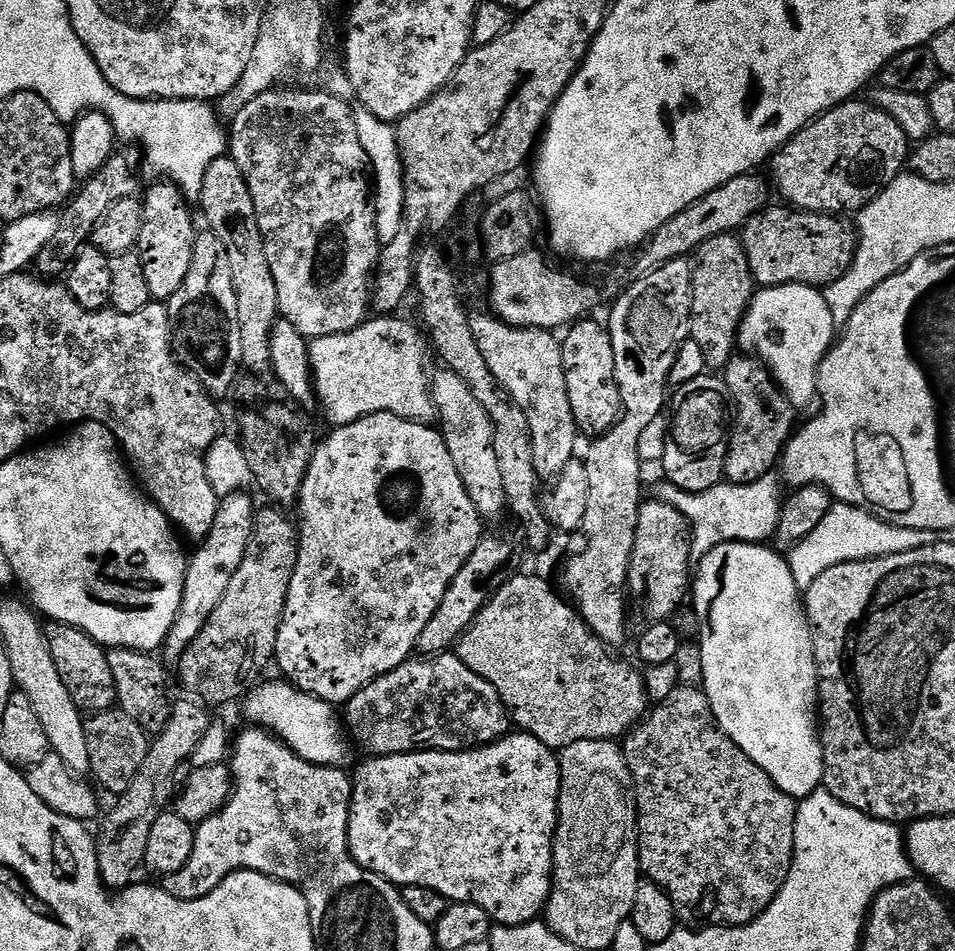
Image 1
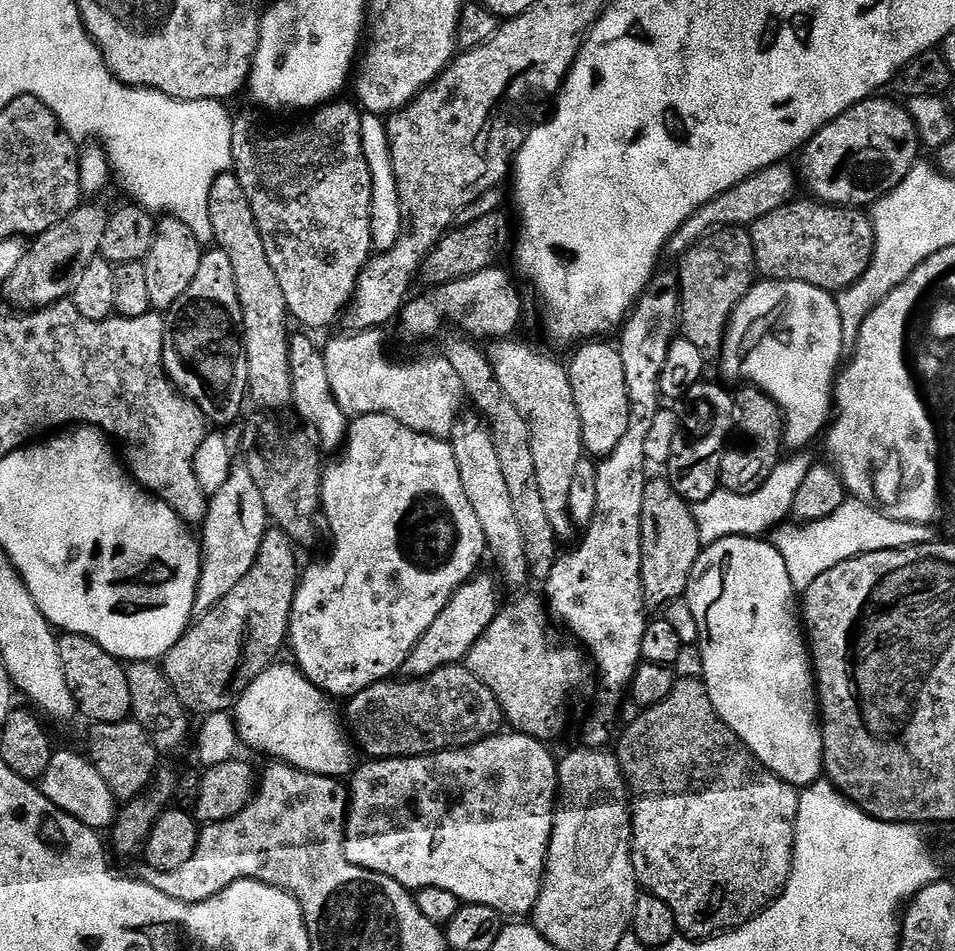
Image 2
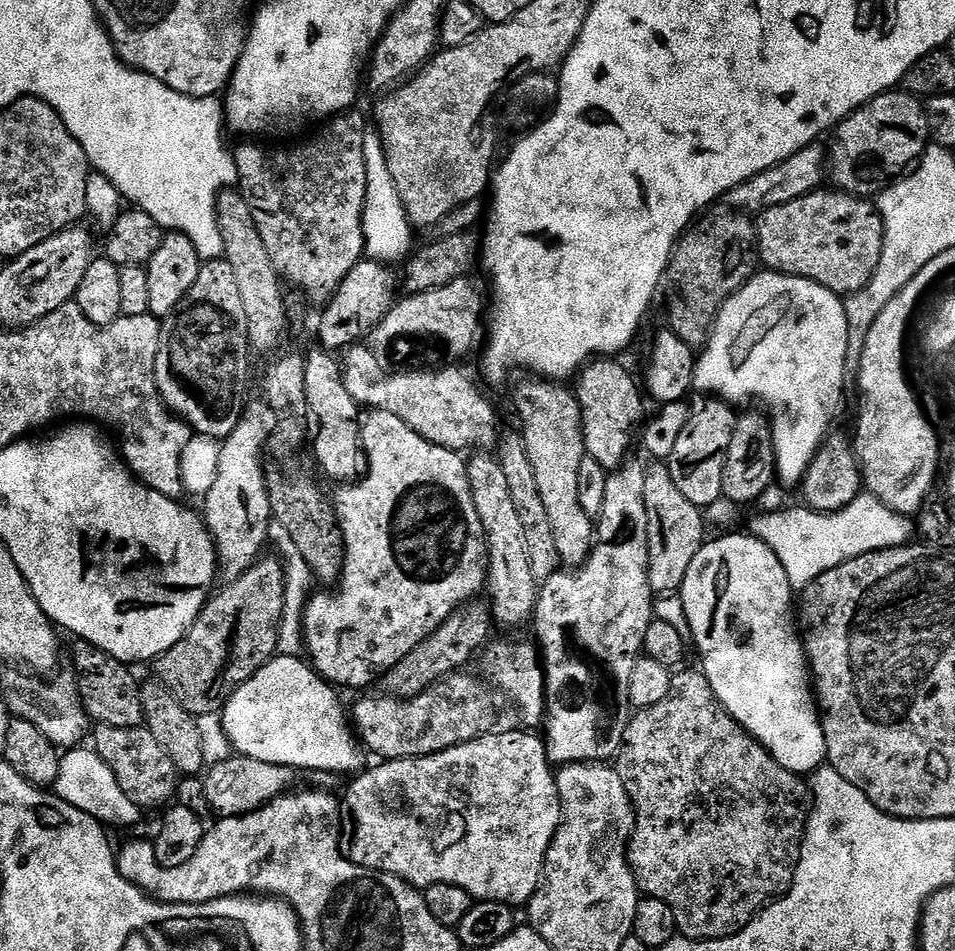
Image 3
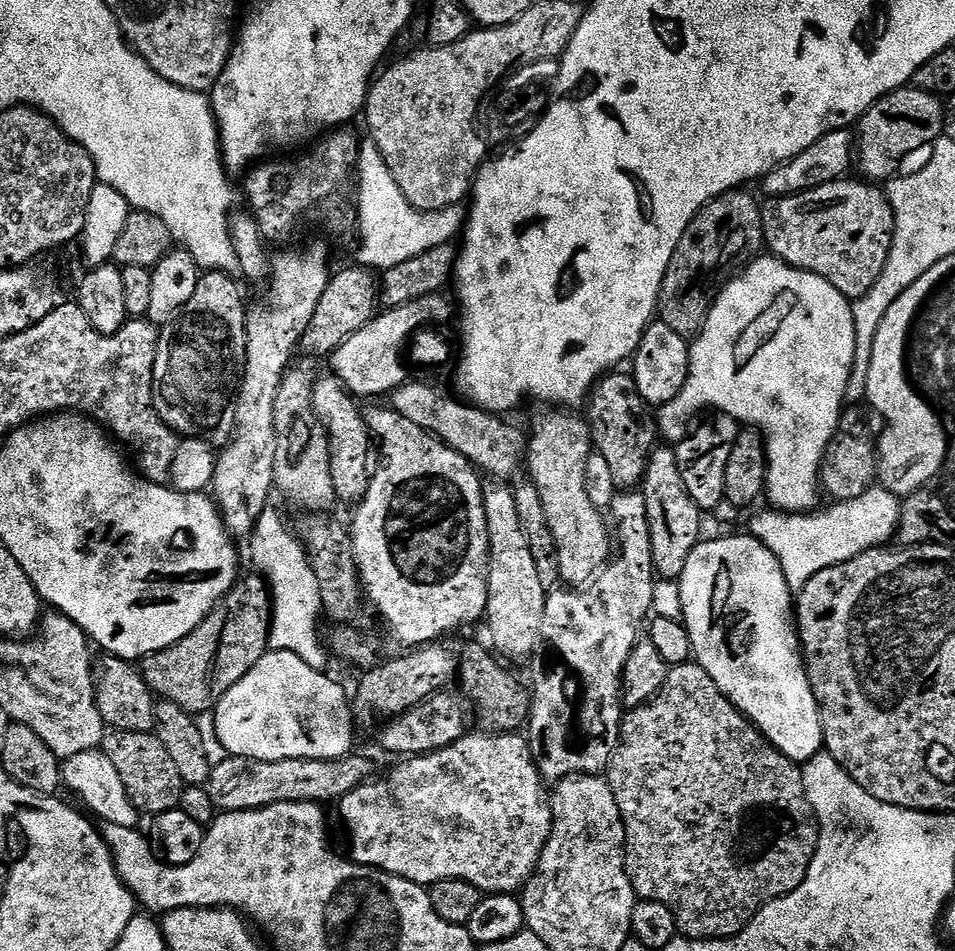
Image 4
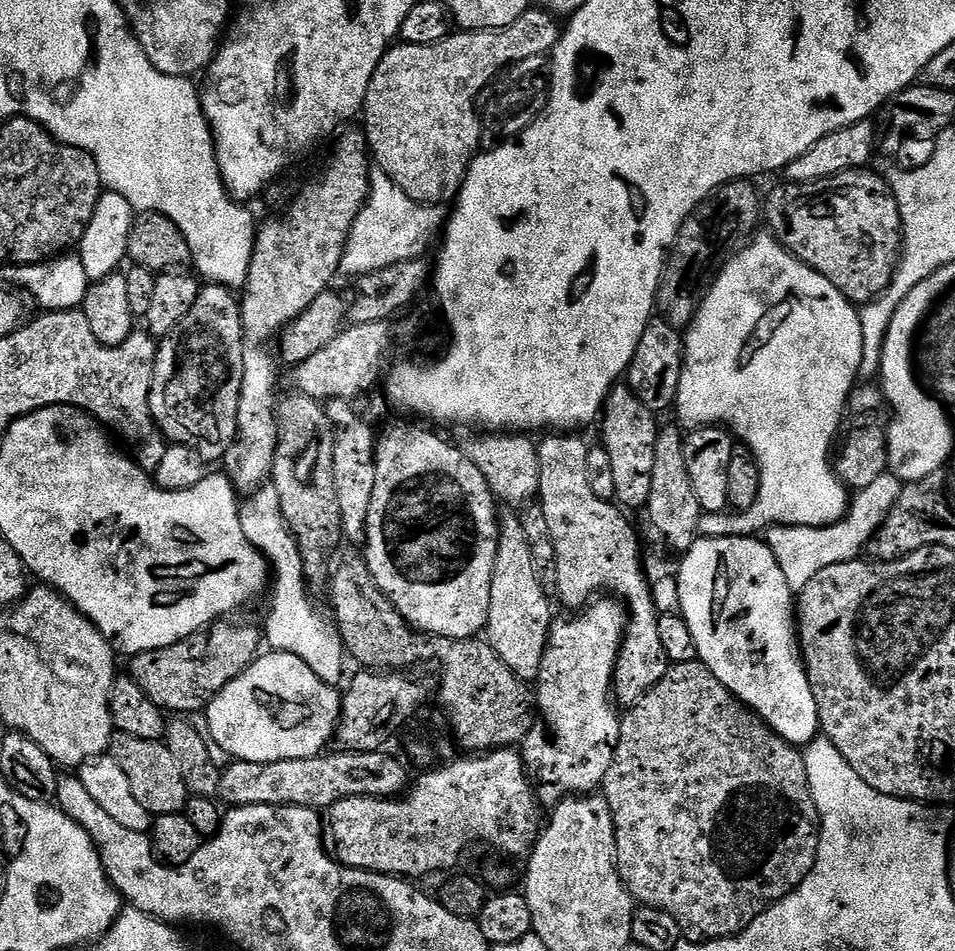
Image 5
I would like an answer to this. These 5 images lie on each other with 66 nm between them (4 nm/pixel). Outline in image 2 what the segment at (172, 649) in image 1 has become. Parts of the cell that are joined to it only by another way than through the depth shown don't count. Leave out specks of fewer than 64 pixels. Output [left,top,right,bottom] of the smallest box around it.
[195,467,269,613]

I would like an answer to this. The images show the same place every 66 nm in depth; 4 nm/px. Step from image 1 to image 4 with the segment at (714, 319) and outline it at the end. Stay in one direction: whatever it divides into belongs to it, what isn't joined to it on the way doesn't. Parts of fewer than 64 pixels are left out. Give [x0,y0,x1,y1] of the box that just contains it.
[658,190,765,338]

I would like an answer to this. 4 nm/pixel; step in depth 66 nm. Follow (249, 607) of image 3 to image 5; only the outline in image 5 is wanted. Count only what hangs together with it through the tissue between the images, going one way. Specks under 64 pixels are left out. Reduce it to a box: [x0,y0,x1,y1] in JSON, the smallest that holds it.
[130,622,262,714]

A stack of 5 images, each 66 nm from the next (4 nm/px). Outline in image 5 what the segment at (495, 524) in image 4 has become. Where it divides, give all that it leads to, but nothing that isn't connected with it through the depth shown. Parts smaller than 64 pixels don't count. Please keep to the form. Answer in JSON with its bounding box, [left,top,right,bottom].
[486,510,554,682]

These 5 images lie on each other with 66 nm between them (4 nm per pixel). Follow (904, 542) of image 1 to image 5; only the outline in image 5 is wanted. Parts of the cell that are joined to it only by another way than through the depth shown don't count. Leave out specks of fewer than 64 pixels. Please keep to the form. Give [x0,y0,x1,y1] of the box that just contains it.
[766,471,902,588]

